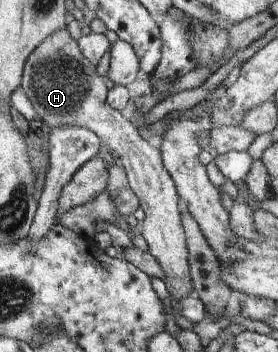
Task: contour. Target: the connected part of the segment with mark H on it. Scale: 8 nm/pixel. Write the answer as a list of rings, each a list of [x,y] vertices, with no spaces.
[[[64,28],[64,31],[55,31],[46,38],[27,59],[21,86],[40,121],[48,127],[86,128],[100,138],[102,145],[108,145],[116,153],[125,169],[130,189],[136,194],[139,207],[144,211],[142,229],[139,232],[148,244],[148,251],[162,268],[163,281],[172,299],[183,300],[194,295],[194,289],[181,222],[181,202],[175,182],[163,166],[160,151],[140,137],[138,127],[128,115],[106,103],[104,82],[104,79],[98,77],[96,67],[90,65],[90,60],[80,51],[79,43]]]

